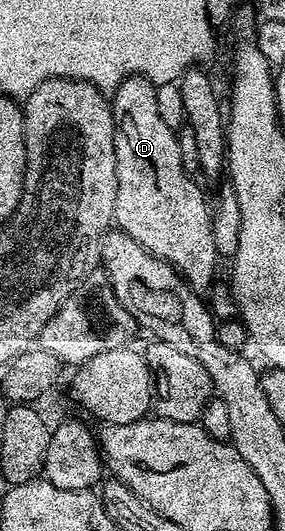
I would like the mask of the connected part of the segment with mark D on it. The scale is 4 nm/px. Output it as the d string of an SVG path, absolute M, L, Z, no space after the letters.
M127 76L112 93L114 109L114 149L116 150L116 210L114 224L148 254L173 266L195 290L203 290L214 280L220 255L213 241L212 208L195 177L185 172L180 160L175 129L164 126L156 107L156 85L143 76Z

